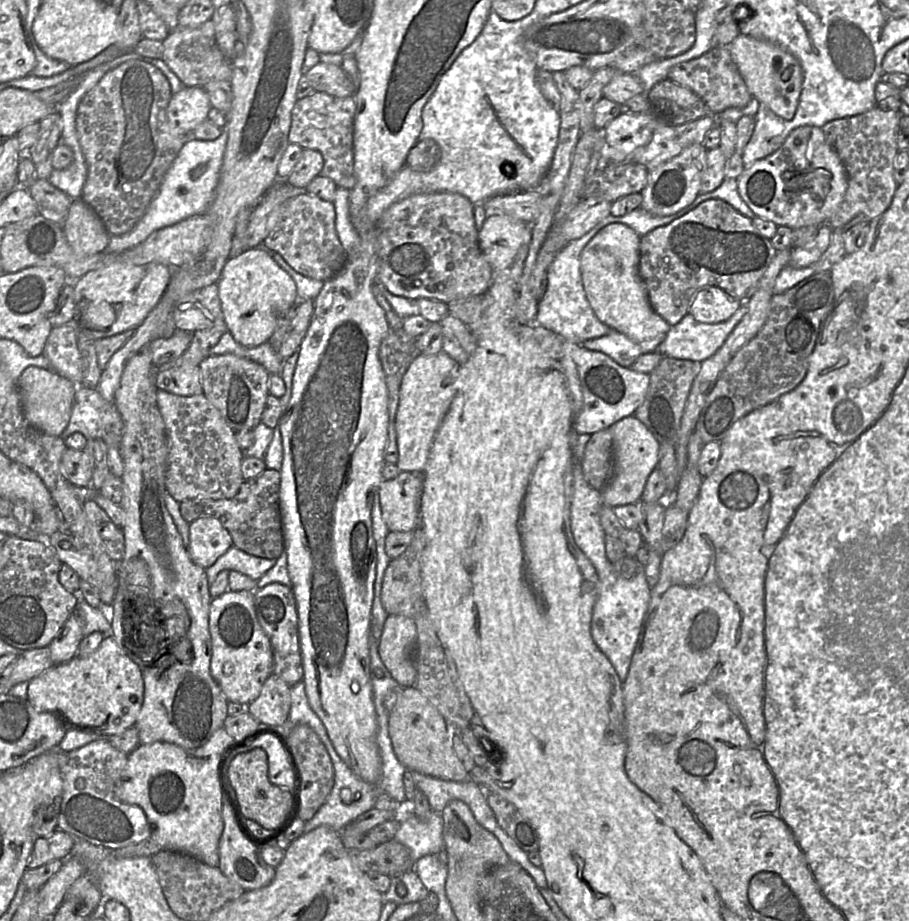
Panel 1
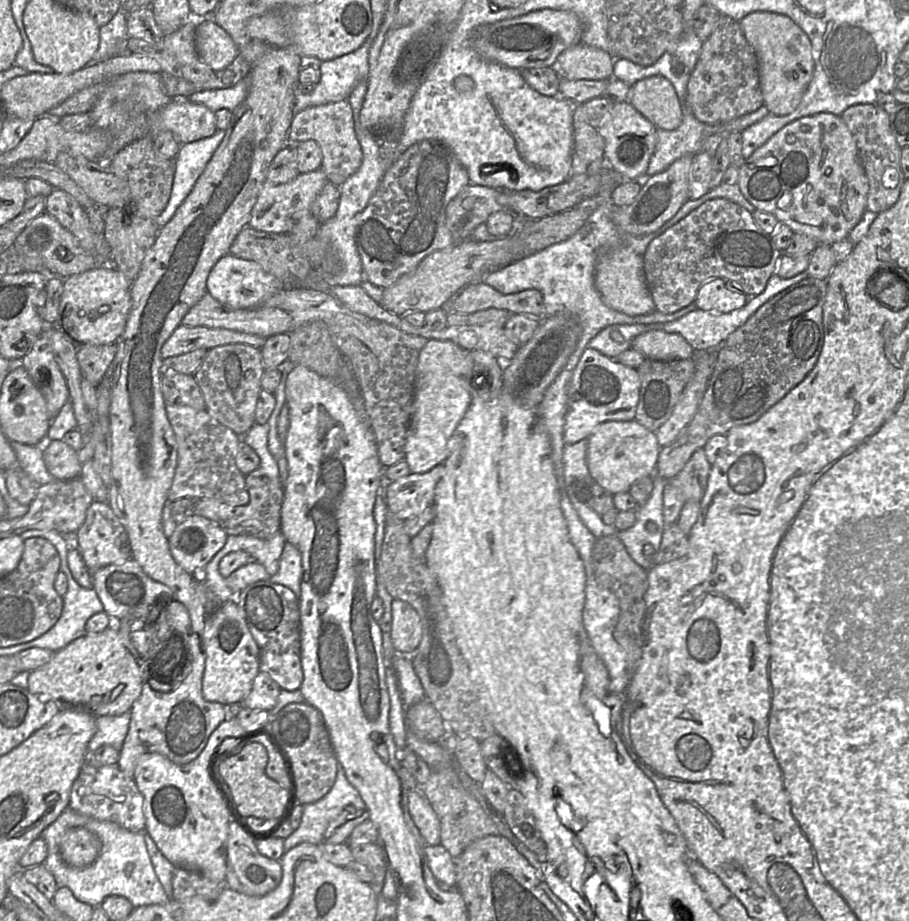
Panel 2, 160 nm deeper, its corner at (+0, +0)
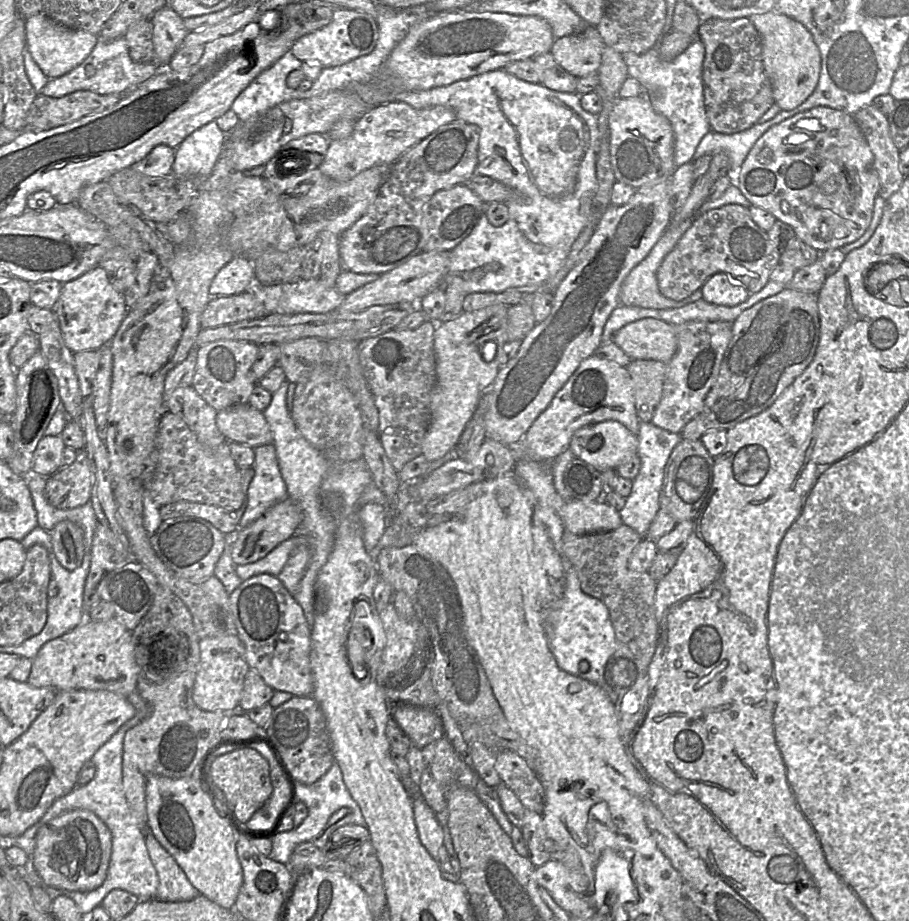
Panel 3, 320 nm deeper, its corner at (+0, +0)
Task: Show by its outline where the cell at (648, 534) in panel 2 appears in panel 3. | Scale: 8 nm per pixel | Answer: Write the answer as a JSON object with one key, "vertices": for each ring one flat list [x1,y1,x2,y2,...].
{"vertices":[[640,420,637,454,640,458,641,466,639,473,632,480,631,492,619,513,622,524,633,528,643,538,647,536,650,525,660,510,660,495,665,476,665,467,672,451,681,439,680,433,664,430,655,426,652,421,644,422]]}

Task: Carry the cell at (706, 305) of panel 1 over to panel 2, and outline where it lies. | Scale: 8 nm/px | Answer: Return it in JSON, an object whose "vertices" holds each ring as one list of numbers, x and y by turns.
{"vertices":[[712,278,698,289,695,304,703,311,726,313,743,307,749,297,739,287,730,290,723,279]]}

